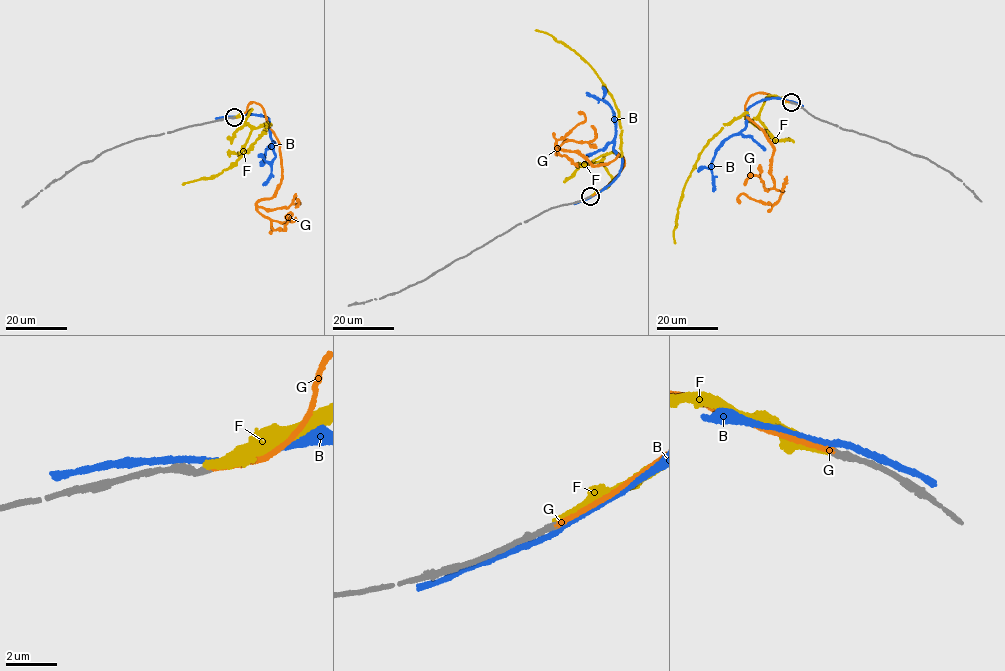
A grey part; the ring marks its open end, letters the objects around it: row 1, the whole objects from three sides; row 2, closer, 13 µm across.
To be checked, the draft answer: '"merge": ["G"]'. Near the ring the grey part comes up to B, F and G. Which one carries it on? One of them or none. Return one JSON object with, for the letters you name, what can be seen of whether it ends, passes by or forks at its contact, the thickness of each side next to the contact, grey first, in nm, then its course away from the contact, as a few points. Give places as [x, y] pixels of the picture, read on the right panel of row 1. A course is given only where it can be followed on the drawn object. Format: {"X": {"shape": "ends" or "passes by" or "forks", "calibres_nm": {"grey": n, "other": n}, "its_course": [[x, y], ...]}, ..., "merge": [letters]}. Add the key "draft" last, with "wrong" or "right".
{"G": {"shape": "ends", "calibres_nm": {"grey": 220, "other": 200}, "its_course": [[791, 102], [747, 100], [782, 190], [772, 204], [744, 194], [739, 203]]}, "merge": ["G"], "draft": "right"}

